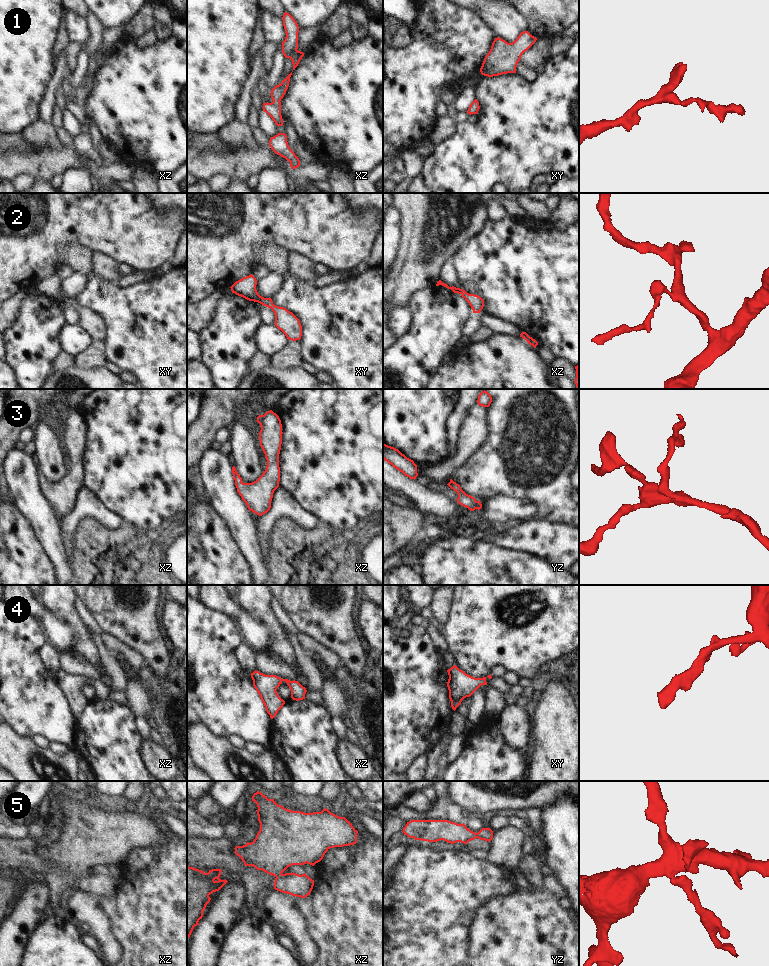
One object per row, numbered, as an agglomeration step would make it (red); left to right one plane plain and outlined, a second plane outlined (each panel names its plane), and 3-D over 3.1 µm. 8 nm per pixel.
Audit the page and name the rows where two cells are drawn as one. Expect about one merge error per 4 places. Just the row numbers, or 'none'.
none

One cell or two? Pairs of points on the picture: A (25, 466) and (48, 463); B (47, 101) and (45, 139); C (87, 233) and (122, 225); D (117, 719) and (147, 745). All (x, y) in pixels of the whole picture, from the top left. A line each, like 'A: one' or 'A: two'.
A: two
B: two
C: one
D: two

